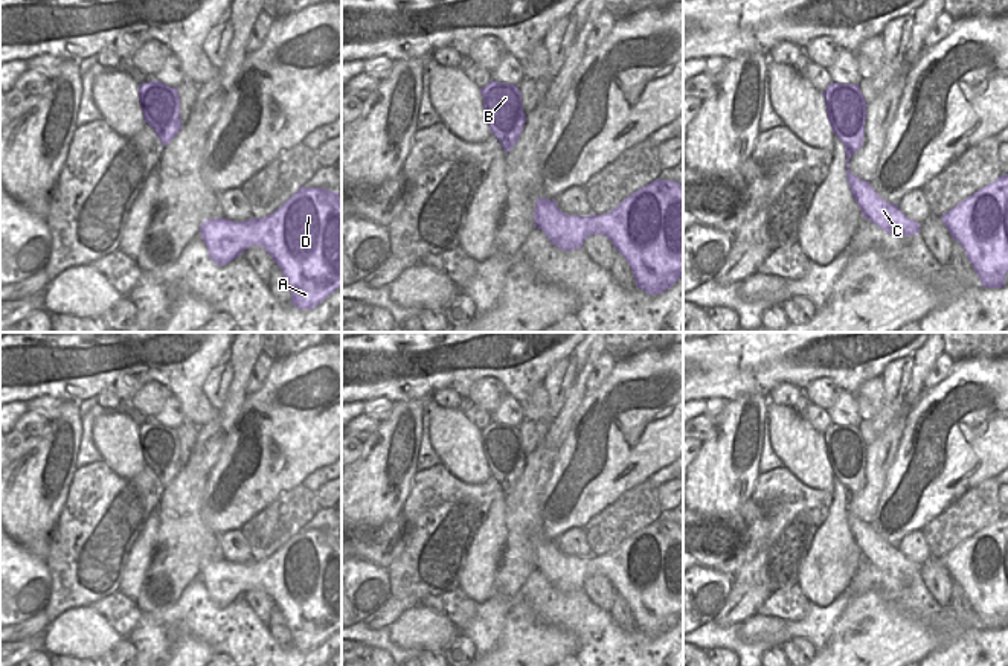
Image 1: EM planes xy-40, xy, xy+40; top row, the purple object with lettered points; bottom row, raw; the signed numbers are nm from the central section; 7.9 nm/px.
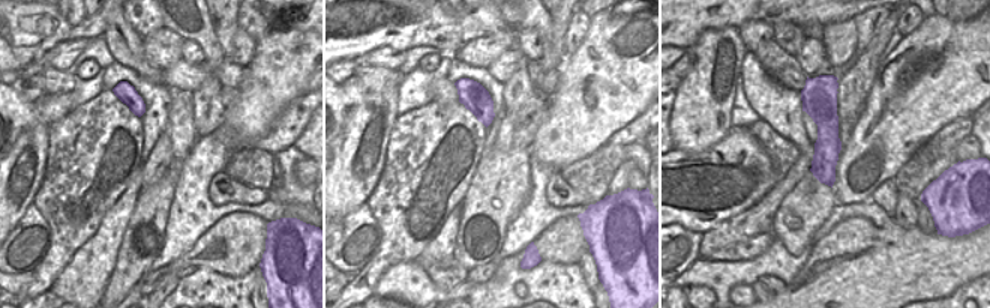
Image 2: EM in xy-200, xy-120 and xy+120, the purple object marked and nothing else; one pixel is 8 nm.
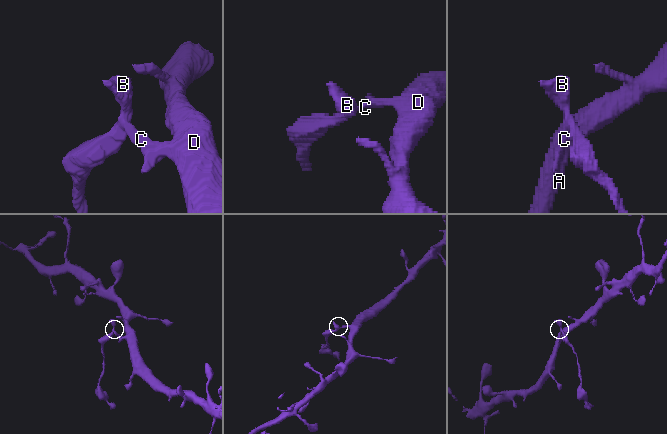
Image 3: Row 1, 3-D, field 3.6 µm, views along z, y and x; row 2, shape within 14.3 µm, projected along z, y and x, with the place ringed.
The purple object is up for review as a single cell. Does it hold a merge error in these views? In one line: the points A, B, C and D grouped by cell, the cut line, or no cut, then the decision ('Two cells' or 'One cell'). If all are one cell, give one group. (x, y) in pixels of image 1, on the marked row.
Groups: A D / B C. Split along xy-40 (246, 221), (241, 221), (227, 236), (229, 244), (240, 253). Two cells

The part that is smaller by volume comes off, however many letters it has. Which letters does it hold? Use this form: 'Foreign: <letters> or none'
Foreign: B, C

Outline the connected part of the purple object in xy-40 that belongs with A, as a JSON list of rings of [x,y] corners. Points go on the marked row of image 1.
[[[300,187],[265,218],[238,223],[227,235],[239,255],[258,245],[279,265],[291,303],[313,309],[342,287],[342,197]]]

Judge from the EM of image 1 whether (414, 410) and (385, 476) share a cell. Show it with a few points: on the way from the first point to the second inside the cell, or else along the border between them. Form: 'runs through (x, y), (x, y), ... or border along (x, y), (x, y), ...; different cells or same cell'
runs through (404, 424), (389, 459); same cell

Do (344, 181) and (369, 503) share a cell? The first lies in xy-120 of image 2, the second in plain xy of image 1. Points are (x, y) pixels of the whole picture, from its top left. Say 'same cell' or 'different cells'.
same cell

